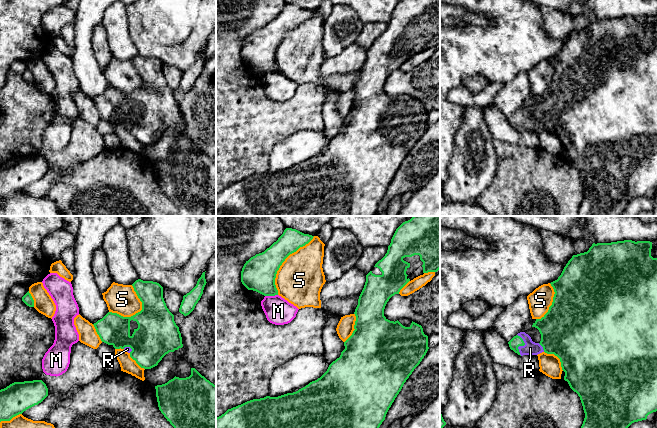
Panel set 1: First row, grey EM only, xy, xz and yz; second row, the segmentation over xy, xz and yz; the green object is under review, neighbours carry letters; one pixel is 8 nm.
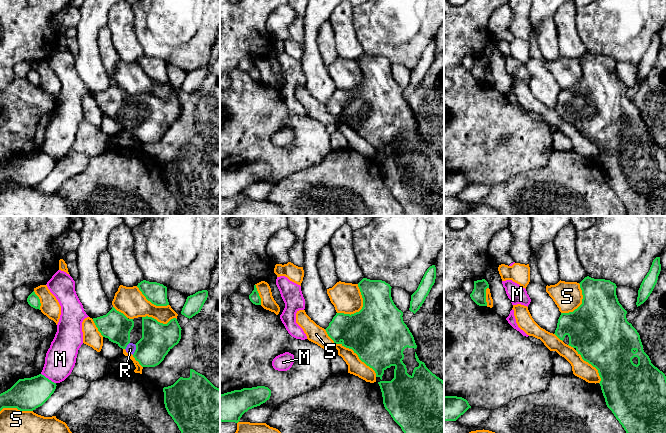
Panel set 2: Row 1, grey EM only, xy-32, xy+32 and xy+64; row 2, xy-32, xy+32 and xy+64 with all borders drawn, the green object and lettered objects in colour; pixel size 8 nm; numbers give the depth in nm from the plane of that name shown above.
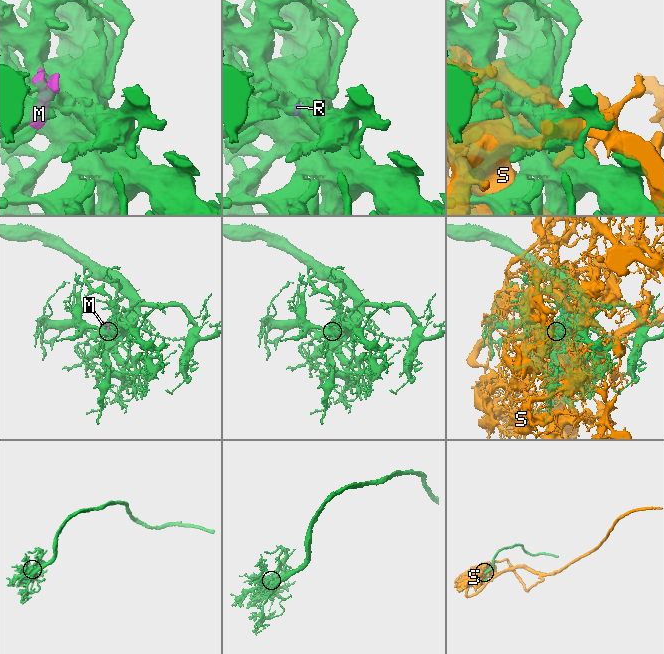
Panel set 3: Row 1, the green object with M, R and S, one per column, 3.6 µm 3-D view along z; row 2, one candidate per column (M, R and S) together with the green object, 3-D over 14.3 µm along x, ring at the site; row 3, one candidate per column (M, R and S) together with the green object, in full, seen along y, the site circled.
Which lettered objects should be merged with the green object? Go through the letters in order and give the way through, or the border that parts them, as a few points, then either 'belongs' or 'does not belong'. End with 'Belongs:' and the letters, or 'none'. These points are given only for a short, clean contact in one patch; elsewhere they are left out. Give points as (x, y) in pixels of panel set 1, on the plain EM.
M: belongs
R: belongs
S: does not belong
Belongs: M, R

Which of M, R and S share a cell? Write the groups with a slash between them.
M R / S

